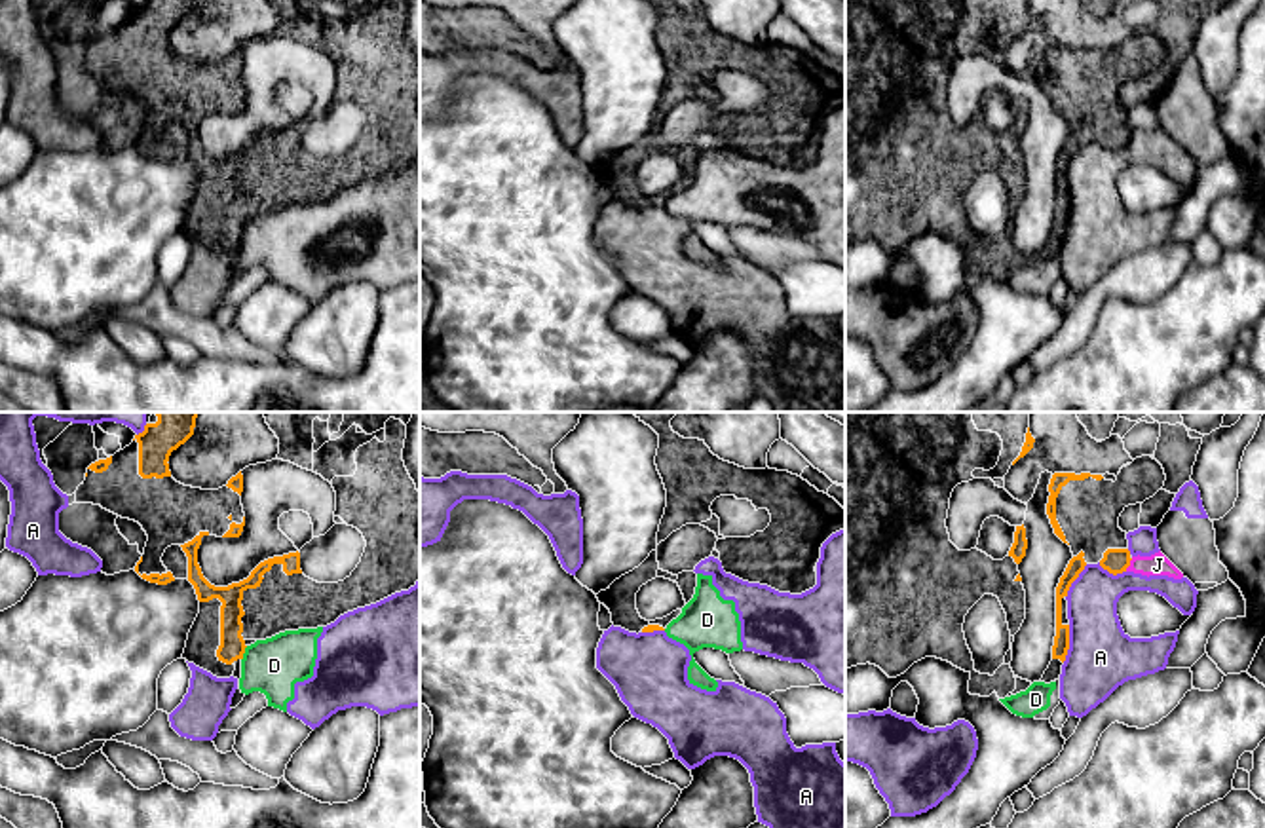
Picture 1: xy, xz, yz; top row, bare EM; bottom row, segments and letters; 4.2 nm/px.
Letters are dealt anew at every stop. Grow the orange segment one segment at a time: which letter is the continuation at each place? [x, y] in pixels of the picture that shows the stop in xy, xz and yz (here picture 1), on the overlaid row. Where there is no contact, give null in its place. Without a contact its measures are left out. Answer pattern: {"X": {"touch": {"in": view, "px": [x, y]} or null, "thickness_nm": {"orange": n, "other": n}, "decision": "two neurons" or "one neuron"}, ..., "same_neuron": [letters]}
{"A": {"touch": {"in": "yz", "px": [1068, 644]}, "thickness_nm": {"orange": 70, "other": 280}, "decision": "two neurons"}, "D": {"touch": {"in": "xy", "px": [244, 652]}, "thickness_nm": {"orange": 110, "other": 240}, "decision": "two neurons"}, "J": {"touch": {"in": "yz", "px": [1129, 564]}, "thickness_nm": {"orange": 110, "other": 100}, "decision": "two neurons"}, "same_neuron": []}

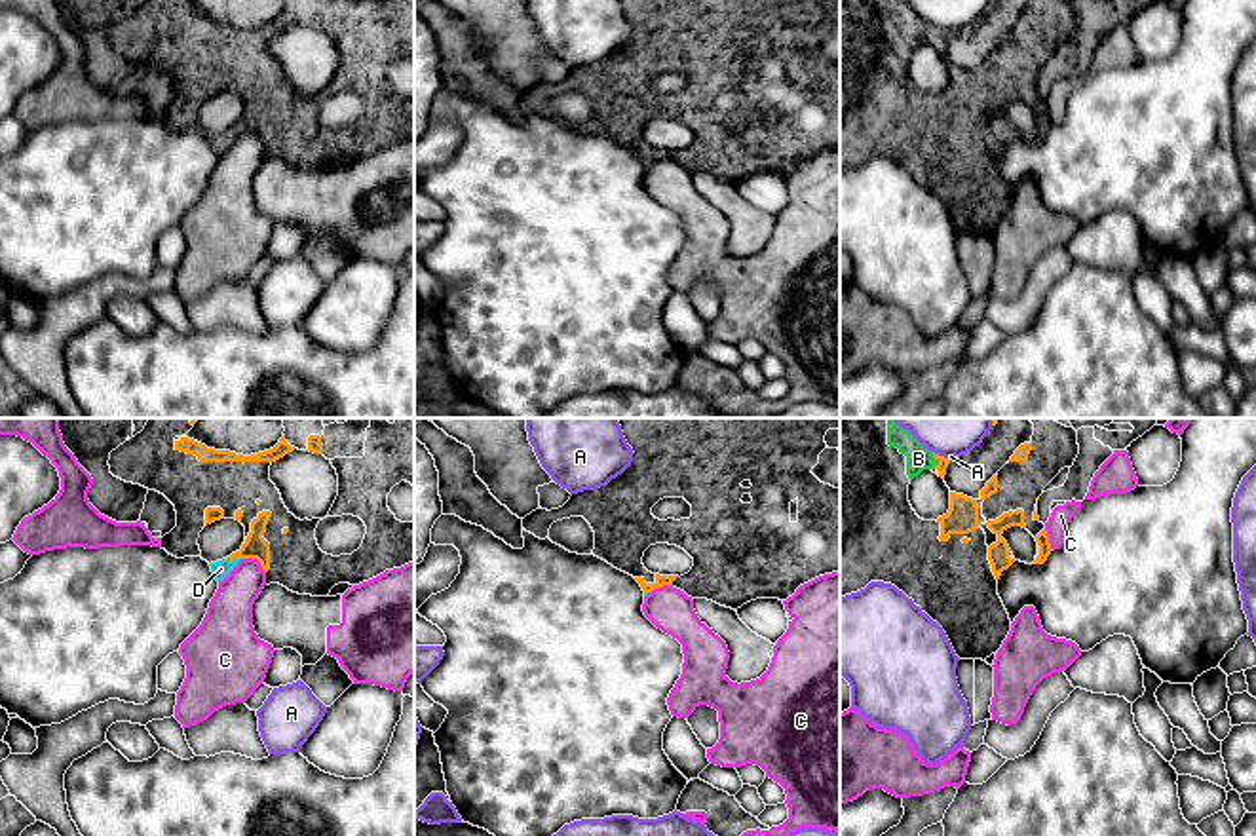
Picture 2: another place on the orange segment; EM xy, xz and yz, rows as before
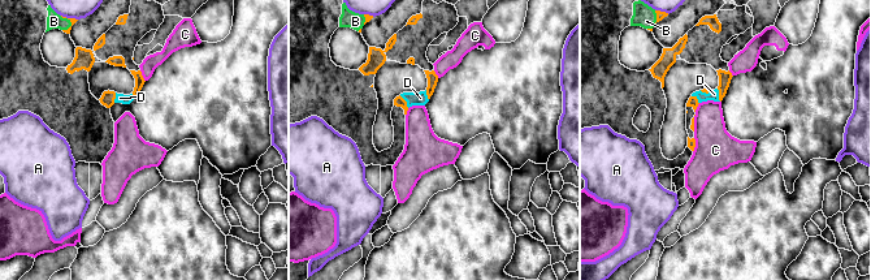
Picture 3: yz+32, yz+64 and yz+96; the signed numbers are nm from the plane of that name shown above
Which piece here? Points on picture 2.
{"A": {"touch": {"in": "yz", "px": [941, 456]}, "thickness_nm": {"orange": 50, "other": 320}, "decision": "two neurons"}, "B": {"touch": {"in": "yz", "px": [935, 458]}, "thickness_nm": {"orange": 50, "other": 110}, "decision": "one neuron"}, "C": {"touch": {"in": "xy", "px": [255, 557]}, "thickness_nm": {"orange": 100, "other": 190}, "decision": "two neurons"}, "D": {"touch": {"in": "xy", "px": [234, 557]}, "thickness_nm": {"orange": 100, "other": 80}, "decision": "one neuron"}, "same_neuron": ["B", "D"]}

